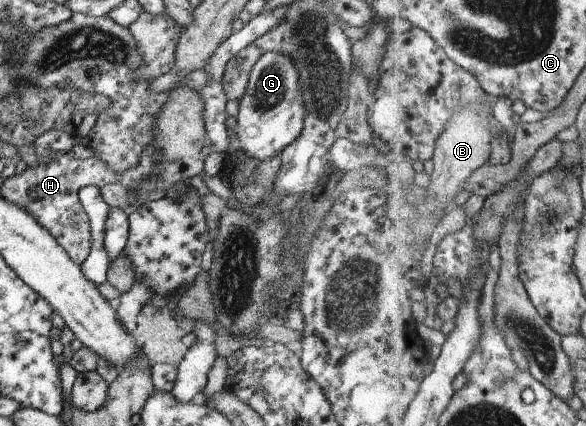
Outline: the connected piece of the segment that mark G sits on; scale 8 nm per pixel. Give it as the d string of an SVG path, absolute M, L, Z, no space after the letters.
M262 52L250 70L245 92L239 98L234 128L239 148L257 161L279 155L284 146L299 136L305 111L293 61L278 52Z

